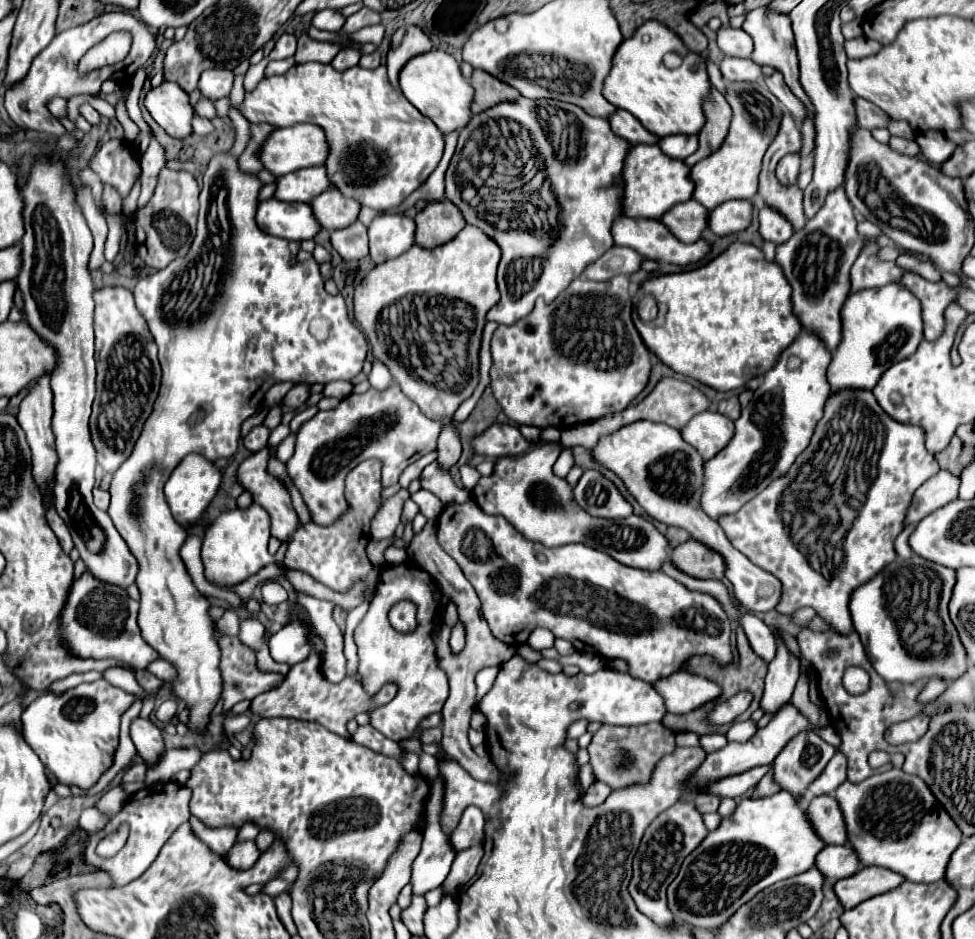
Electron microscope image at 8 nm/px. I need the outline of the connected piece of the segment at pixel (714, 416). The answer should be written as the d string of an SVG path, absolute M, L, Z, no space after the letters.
M707 410L705 414L699 414L681 430L683 440L689 442L697 452L703 456L703 460L711 460L717 456L735 436L735 422L719 412Z

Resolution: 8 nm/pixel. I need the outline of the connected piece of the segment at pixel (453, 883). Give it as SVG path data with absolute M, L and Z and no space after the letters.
M473 846L467 848L467 850L459 850L455 854L455 860L453 860L449 876L443 882L443 892L445 894L457 894L475 876L483 854L482 846Z

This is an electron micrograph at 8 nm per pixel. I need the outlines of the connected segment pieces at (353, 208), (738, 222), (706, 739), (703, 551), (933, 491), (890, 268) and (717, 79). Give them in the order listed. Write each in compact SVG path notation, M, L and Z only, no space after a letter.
M337 188L327 190L325 194L317 196L311 202L311 206L313 206L315 218L327 230L337 230L337 228L349 226L351 222L357 220L359 212L361 212L361 204L355 202L353 198L343 196Z
M729 200L709 212L709 230L717 236L743 232L751 226L753 204L749 200Z
M707 734L707 736L701 736L701 748L705 752L713 752L713 750L719 750L727 744L727 738L721 736L721 734Z
M687 540L673 550L671 558L677 566L681 566L681 570L693 574L695 578L725 578L725 558L703 542Z
M943 470L943 472L935 474L933 478L929 478L929 482L925 482L913 498L913 506L909 508L907 524L919 522L933 510L937 510L937 508L945 506L947 502L951 502L953 498L957 498L957 488L959 488L959 478L953 476L949 470Z
M869 238L863 242L863 250L857 256L851 268L851 290L849 294L857 294L867 288L879 288L893 282L899 282L907 274L905 268L895 262L887 262L879 258L879 244Z
M707 60L707 66L709 66L709 80L711 80L711 84L713 84L721 94L725 94L725 82L723 82L723 76L721 76L721 72L719 72L719 66L715 66L715 64L709 62L709 60Z

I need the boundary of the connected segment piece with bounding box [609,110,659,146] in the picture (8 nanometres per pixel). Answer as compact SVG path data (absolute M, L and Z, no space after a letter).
M617 110L615 114L609 116L611 122L611 130L625 138L629 144L657 144L659 138L655 134L649 134L649 130L643 128L643 124L629 112L625 110Z

